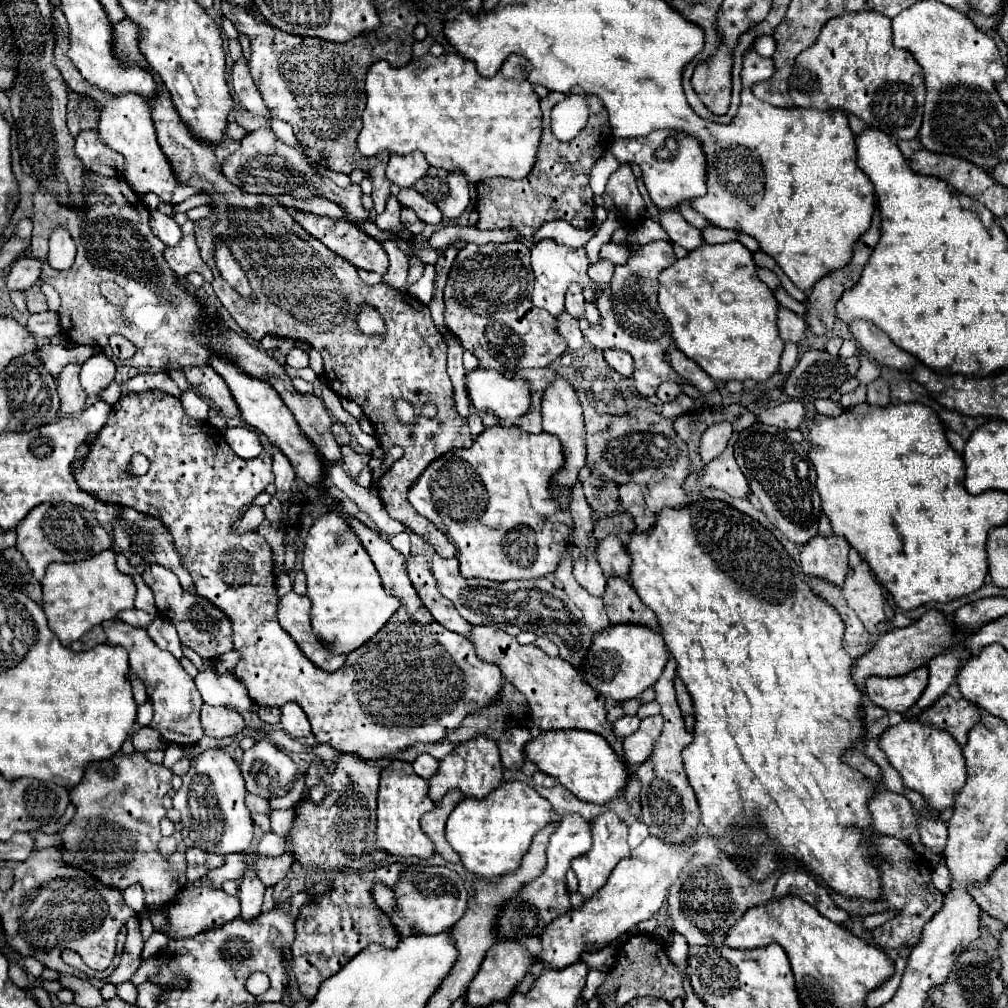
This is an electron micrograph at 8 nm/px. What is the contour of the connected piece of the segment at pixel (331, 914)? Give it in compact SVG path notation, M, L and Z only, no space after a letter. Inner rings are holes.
M390 864L374 872L336 872L332 878L332 888L326 894L312 896L312 900L302 908L296 918L296 938L292 944L290 968L304 998L312 1000L320 988L320 982L334 976L368 944L380 944L390 950L398 946L400 934L394 930L390 918L376 906L372 886L380 882L394 890L402 870L402 864Z

